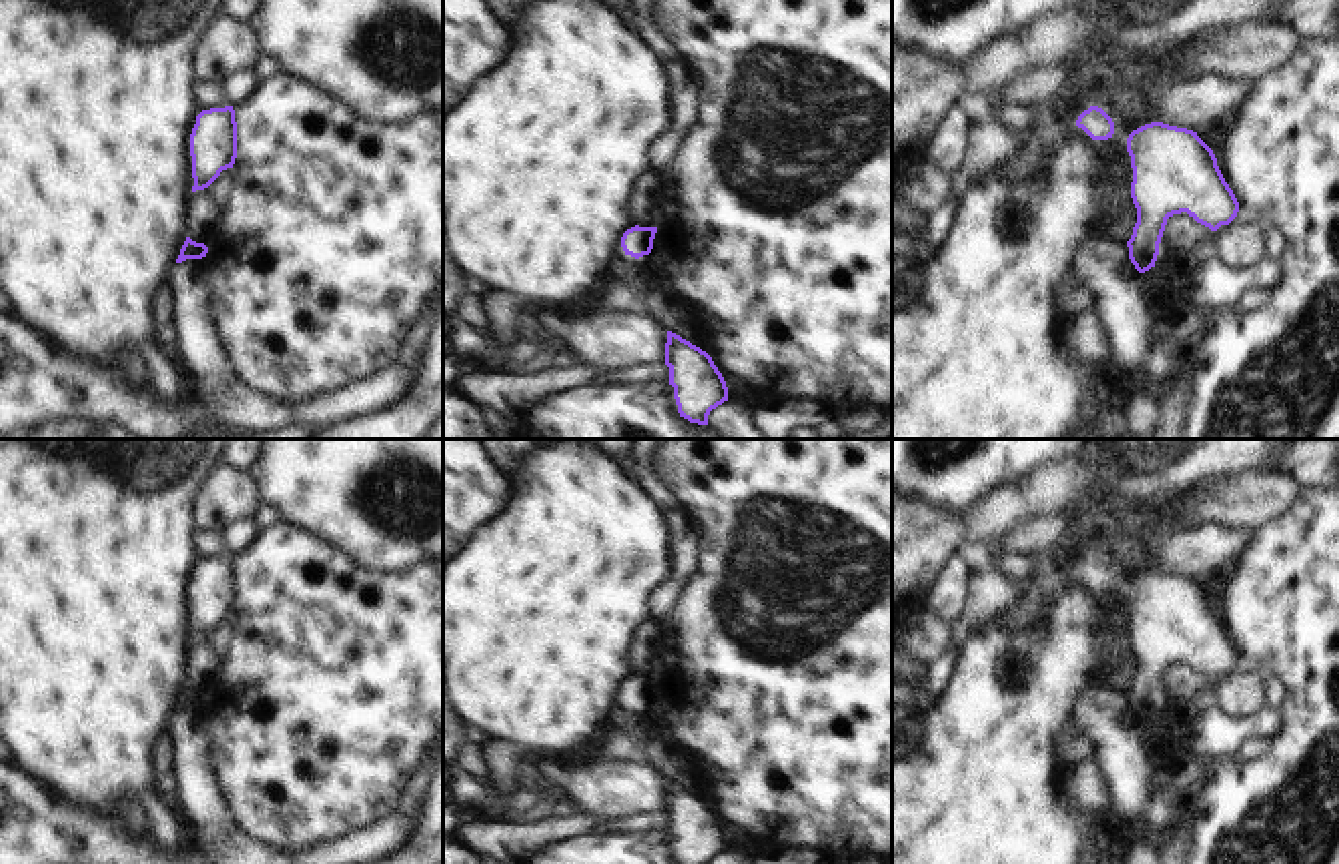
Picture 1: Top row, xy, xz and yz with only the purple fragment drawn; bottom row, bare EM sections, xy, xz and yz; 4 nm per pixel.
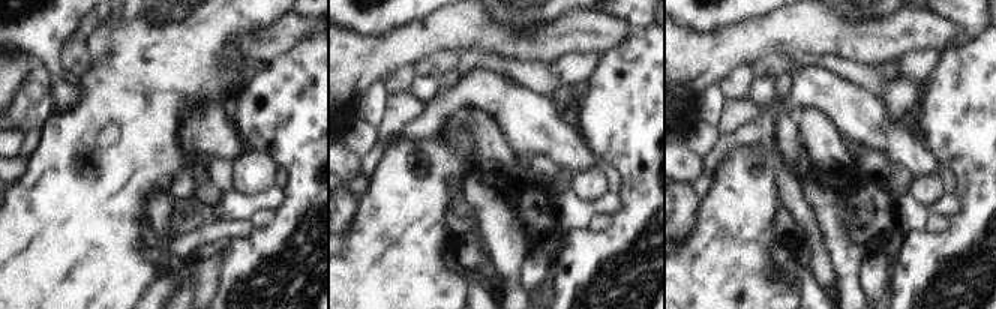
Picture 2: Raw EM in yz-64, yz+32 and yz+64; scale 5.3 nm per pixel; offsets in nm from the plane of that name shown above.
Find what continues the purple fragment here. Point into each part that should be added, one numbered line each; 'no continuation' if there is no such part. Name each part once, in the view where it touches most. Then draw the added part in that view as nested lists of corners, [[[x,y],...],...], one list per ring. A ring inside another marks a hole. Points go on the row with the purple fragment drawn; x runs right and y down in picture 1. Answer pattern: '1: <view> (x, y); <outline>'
no continuation

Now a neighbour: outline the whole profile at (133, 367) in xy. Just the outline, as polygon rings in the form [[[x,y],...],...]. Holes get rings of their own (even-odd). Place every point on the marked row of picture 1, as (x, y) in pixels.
[[[122,353],[118,357],[118,369],[132,389],[144,389],[148,385],[148,367],[144,357]]]

